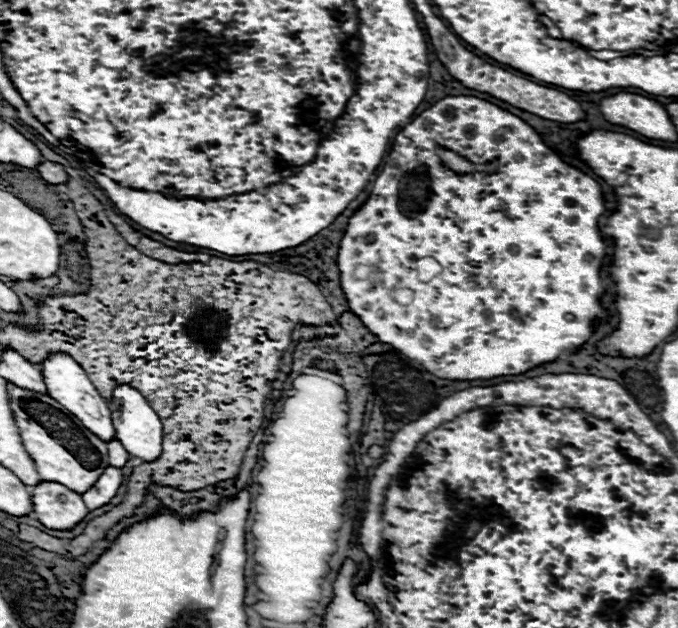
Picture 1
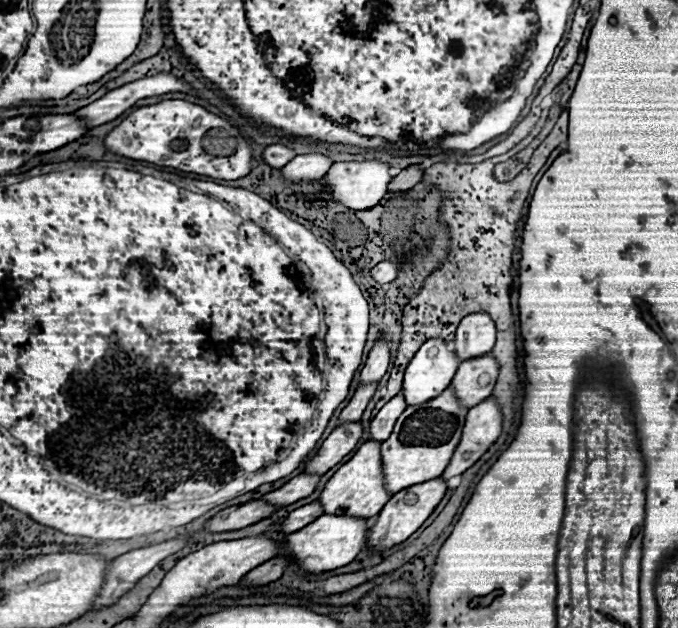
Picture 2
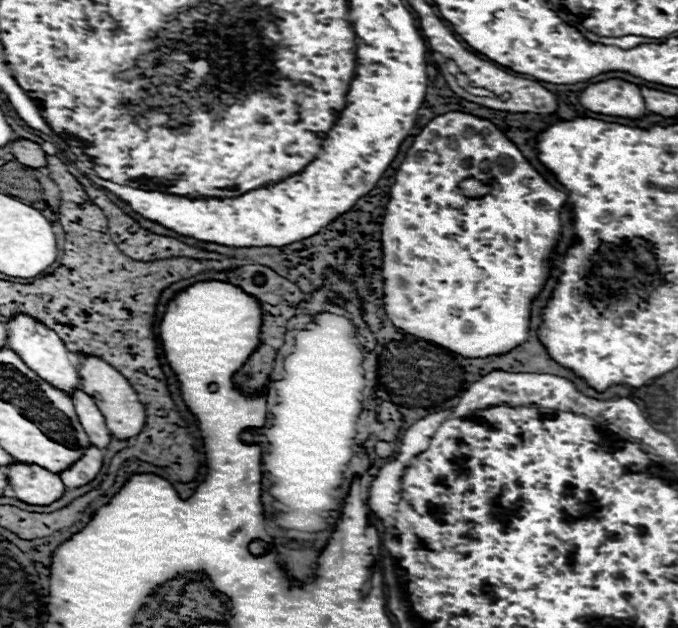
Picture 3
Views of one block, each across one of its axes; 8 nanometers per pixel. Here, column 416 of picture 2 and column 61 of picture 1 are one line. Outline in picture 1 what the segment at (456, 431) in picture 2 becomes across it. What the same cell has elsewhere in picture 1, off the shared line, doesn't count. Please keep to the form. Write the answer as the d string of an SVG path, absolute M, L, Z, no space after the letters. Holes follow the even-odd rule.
M8 382L8 402L14 422L20 430L22 446L26 446L30 458L34 458L42 480L62 482L64 486L70 486L70 490L84 494L110 464L106 442L86 430L86 426L82 426L82 422L74 414L70 414L48 394L38 394Z

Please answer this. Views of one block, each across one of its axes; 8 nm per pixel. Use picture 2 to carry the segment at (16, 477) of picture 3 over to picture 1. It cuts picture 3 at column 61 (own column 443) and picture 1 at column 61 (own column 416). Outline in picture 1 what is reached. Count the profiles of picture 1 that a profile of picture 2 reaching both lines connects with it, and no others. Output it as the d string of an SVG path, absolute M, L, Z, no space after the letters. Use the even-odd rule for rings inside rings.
M38 482L32 488L34 518L52 530L70 530L86 514L82 496L58 482Z

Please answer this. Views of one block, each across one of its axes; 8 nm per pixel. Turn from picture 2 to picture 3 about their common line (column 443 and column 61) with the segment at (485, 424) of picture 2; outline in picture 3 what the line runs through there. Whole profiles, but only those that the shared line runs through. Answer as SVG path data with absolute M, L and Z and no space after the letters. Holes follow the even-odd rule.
M90 446L86 454L70 470L60 474L60 478L68 488L88 486L90 482L96 480L98 472L102 470L102 462L104 462L104 452L98 450L96 446Z

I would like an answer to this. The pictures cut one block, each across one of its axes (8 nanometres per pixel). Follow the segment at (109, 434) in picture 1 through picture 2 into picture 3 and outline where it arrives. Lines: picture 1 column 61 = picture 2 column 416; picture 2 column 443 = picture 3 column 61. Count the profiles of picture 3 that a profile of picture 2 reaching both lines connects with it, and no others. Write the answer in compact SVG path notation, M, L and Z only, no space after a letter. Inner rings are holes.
M16 316L8 324L8 342L10 342L10 348L22 358L22 362L30 366L30 370L34 370L40 378L46 378L46 382L58 386L58 390L66 392L66 396L72 396L74 390L80 388L82 378L78 374L78 368L72 362L68 348L64 346L64 342L54 330L32 320L30 316Z

